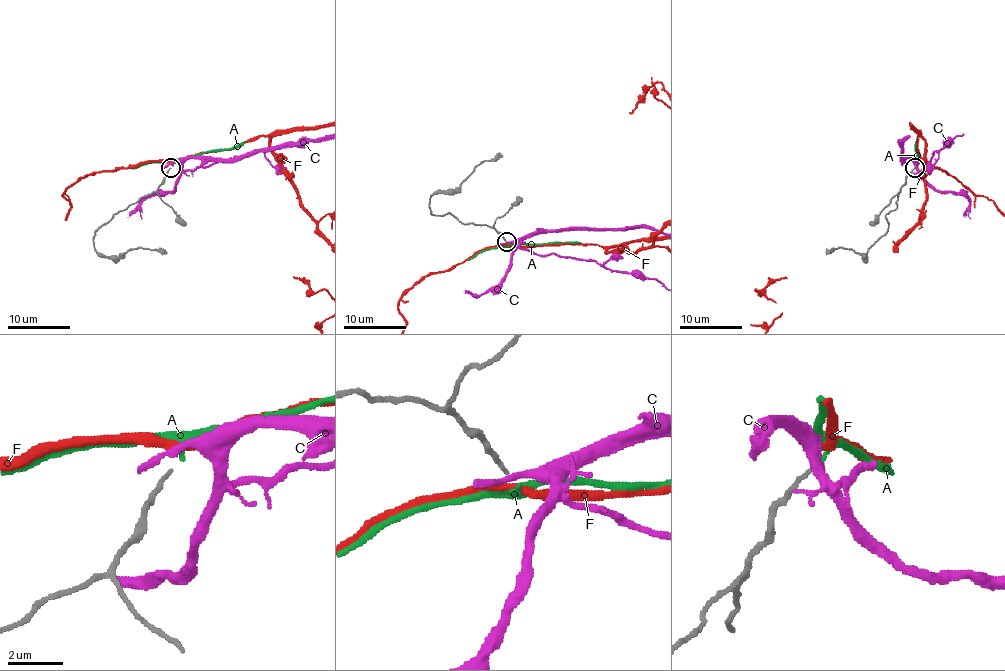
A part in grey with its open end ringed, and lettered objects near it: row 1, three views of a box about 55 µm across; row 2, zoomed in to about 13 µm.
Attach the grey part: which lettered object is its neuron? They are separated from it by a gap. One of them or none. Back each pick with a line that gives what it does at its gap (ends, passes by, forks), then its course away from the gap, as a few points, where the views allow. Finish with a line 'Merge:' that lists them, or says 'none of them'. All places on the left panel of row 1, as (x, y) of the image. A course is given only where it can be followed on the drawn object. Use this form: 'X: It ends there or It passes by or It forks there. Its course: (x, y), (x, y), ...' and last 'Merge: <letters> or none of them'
A: It passes by. Its course: (173, 166), (178, 160), (239, 147), (245, 141)
Merge: A

